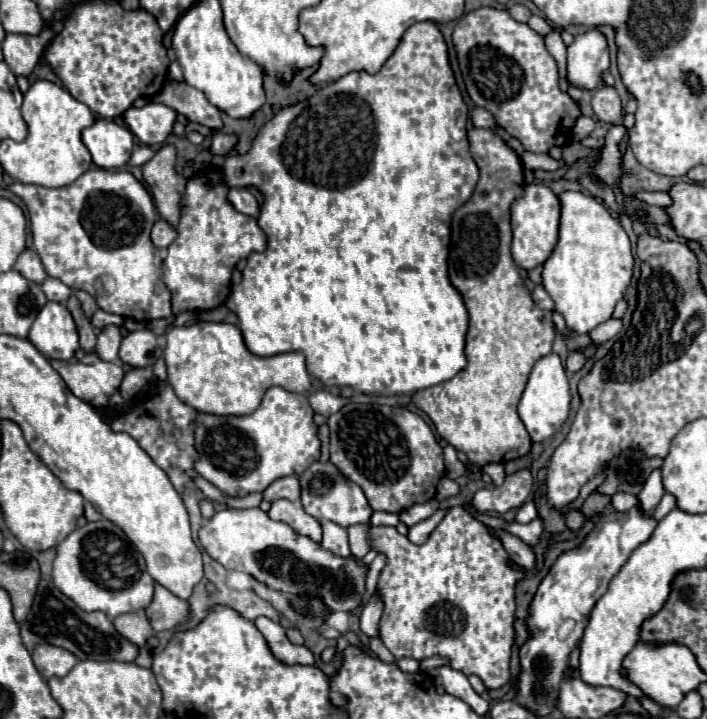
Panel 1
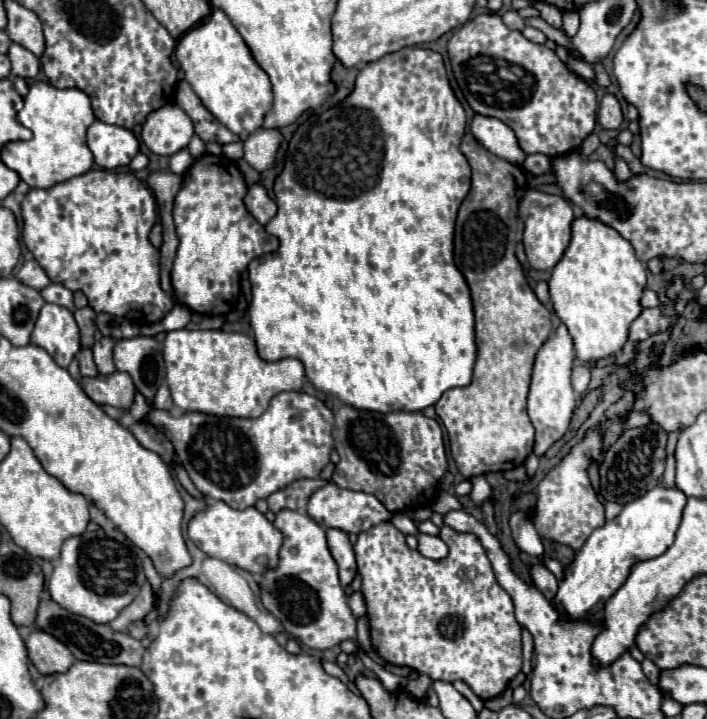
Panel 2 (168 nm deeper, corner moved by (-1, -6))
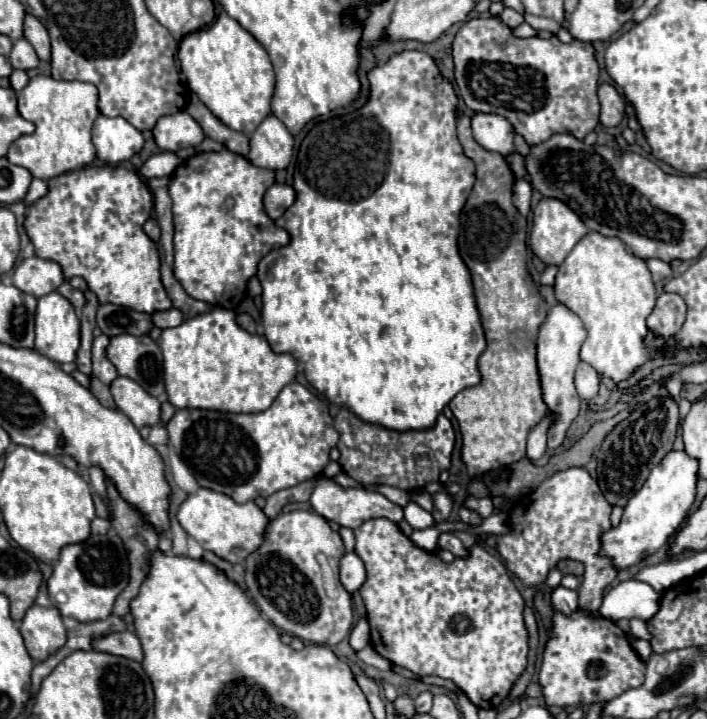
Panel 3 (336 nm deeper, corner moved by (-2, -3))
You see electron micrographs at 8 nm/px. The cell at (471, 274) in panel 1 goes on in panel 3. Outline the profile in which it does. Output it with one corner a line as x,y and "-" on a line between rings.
461,111
457,113
457,133
459,143
469,159
477,165
477,181
475,187
461,211
461,237
459,237
459,253
469,267
473,275
473,287
475,287
475,299
477,309
481,315
481,323
487,337
487,349
479,357
479,371
481,371
481,383
477,387
463,389
451,403
451,411
459,421
459,429
463,435
463,461
467,465
469,477
479,477
483,473
489,473
493,469
499,469
503,465
511,465
525,457
525,441
531,427
543,417
547,411
547,405
543,401
537,361
535,361
535,339
537,329
543,323
547,311
543,305
543,299
539,297
539,289
531,275
527,273
527,219
517,211
517,207
511,201
513,195
513,173
505,161
503,155
491,153
483,149
471,135
471,123
467,121
467,115

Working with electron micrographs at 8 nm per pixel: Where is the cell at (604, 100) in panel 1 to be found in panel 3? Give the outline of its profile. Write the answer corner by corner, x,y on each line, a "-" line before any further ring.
609,83
599,85
599,105
601,105
601,125
603,127
615,127
621,123
625,115
627,101
617,93
617,89

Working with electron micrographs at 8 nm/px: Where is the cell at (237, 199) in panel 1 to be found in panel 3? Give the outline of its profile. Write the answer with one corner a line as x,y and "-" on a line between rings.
271,185
263,197
265,211
271,219
279,219
293,203
295,203
295,189
291,185

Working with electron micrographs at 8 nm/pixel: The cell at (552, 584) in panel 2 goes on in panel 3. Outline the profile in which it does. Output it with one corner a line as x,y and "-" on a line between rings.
557,587
551,593
551,601
553,601
553,607
559,613
571,615
577,609
577,591
571,591
571,589
565,589
565,587

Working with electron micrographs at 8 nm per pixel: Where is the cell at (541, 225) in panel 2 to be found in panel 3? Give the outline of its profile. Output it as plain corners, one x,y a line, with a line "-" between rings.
541,199
539,205
533,209
533,229
529,235
529,245
533,253
547,265
561,265
569,251
575,247
579,239
583,239
589,229
583,221
559,199

